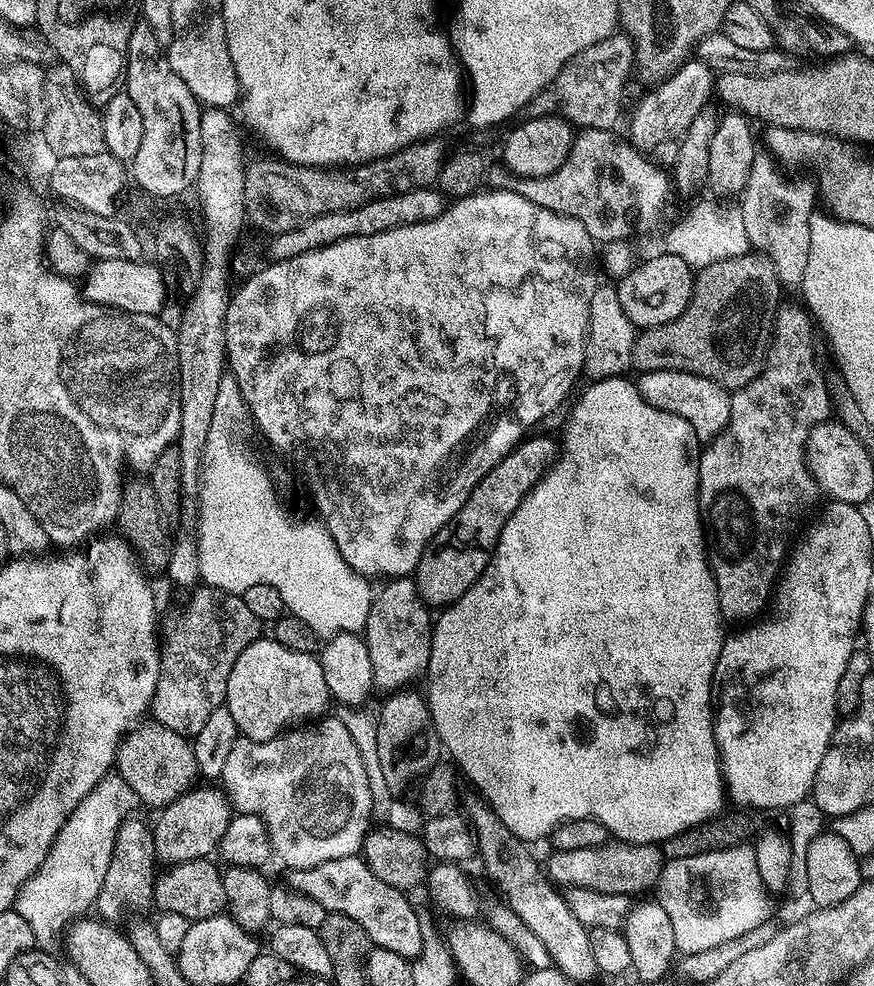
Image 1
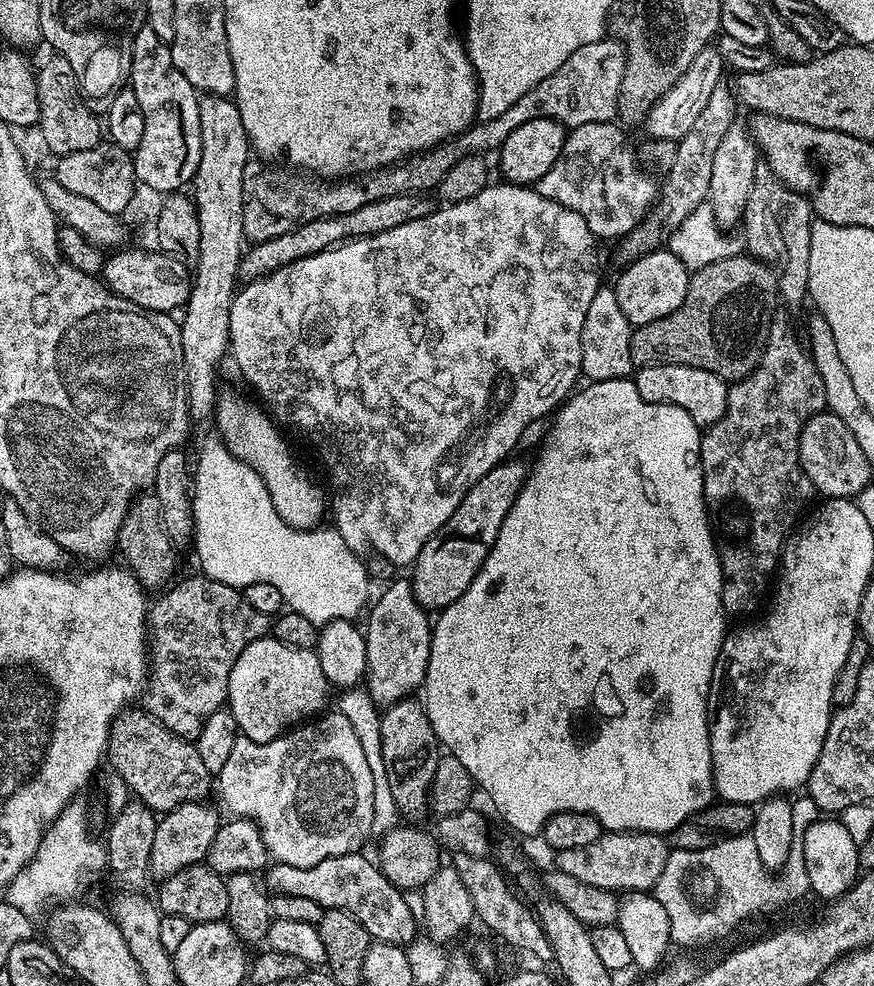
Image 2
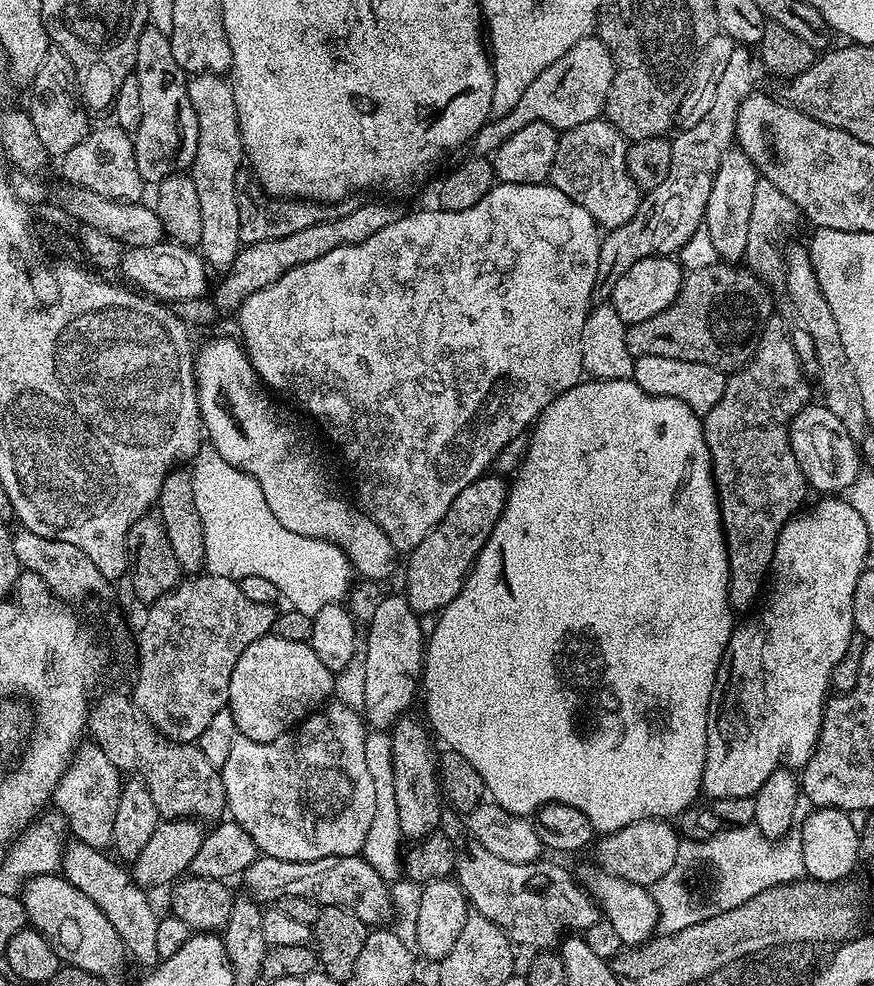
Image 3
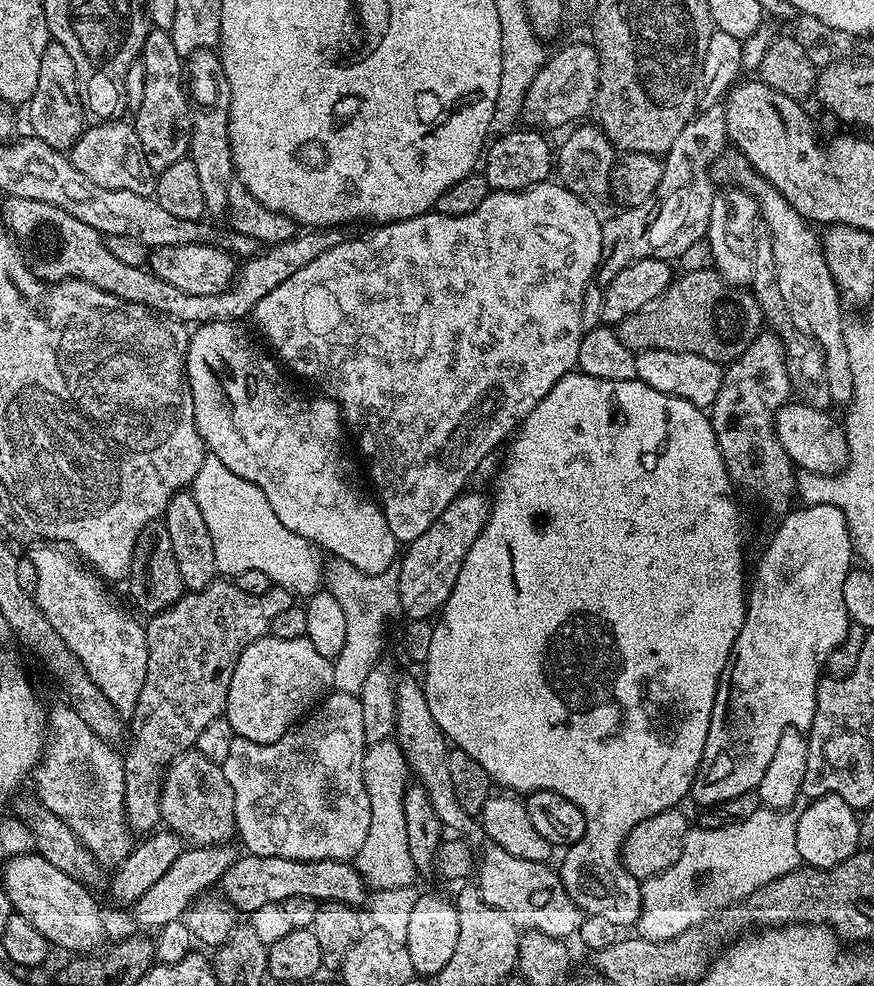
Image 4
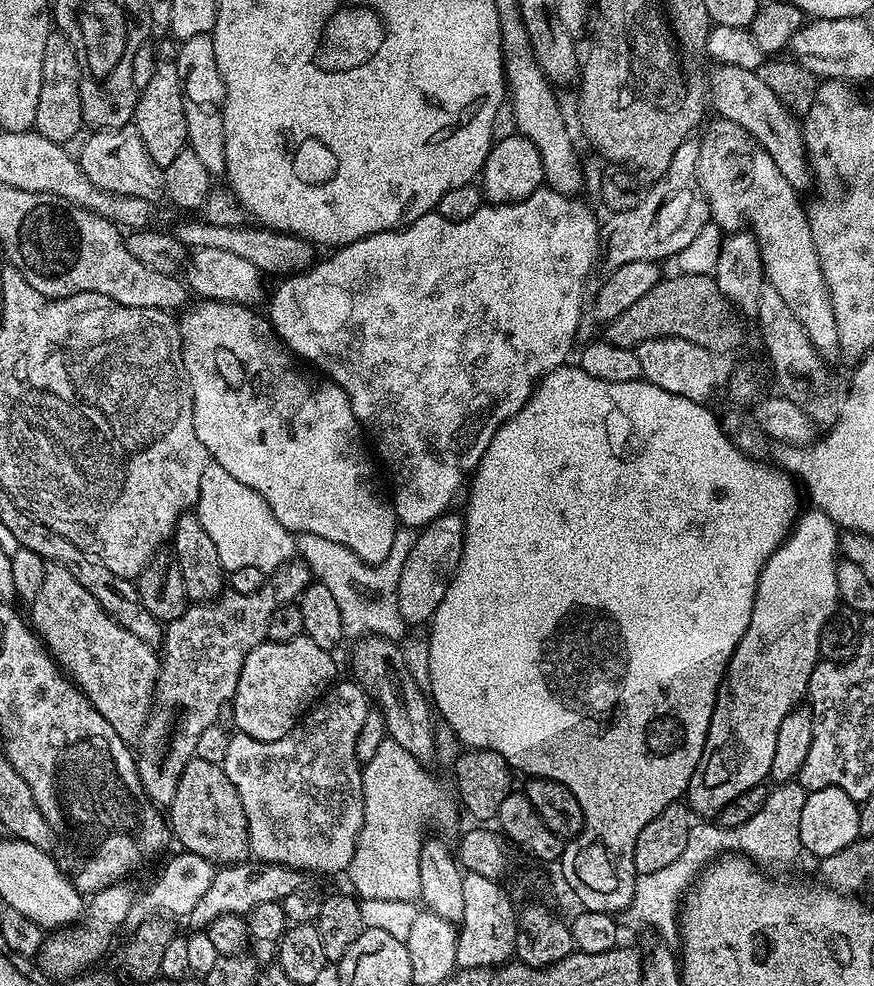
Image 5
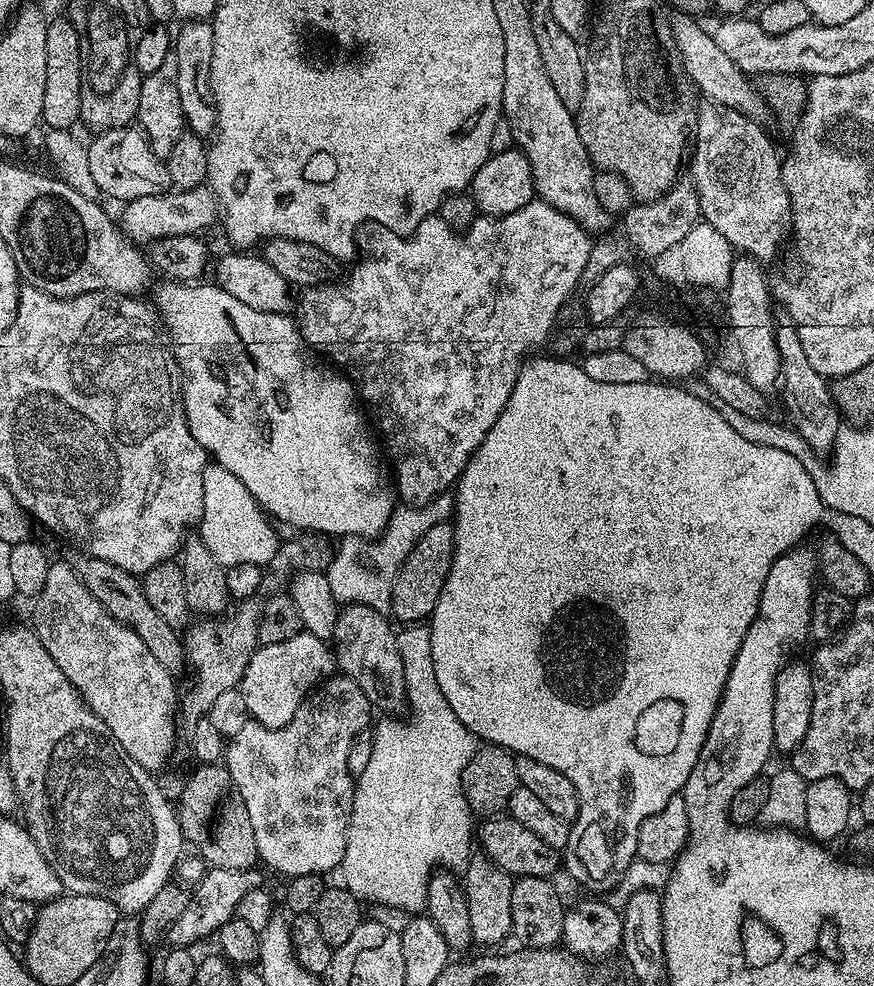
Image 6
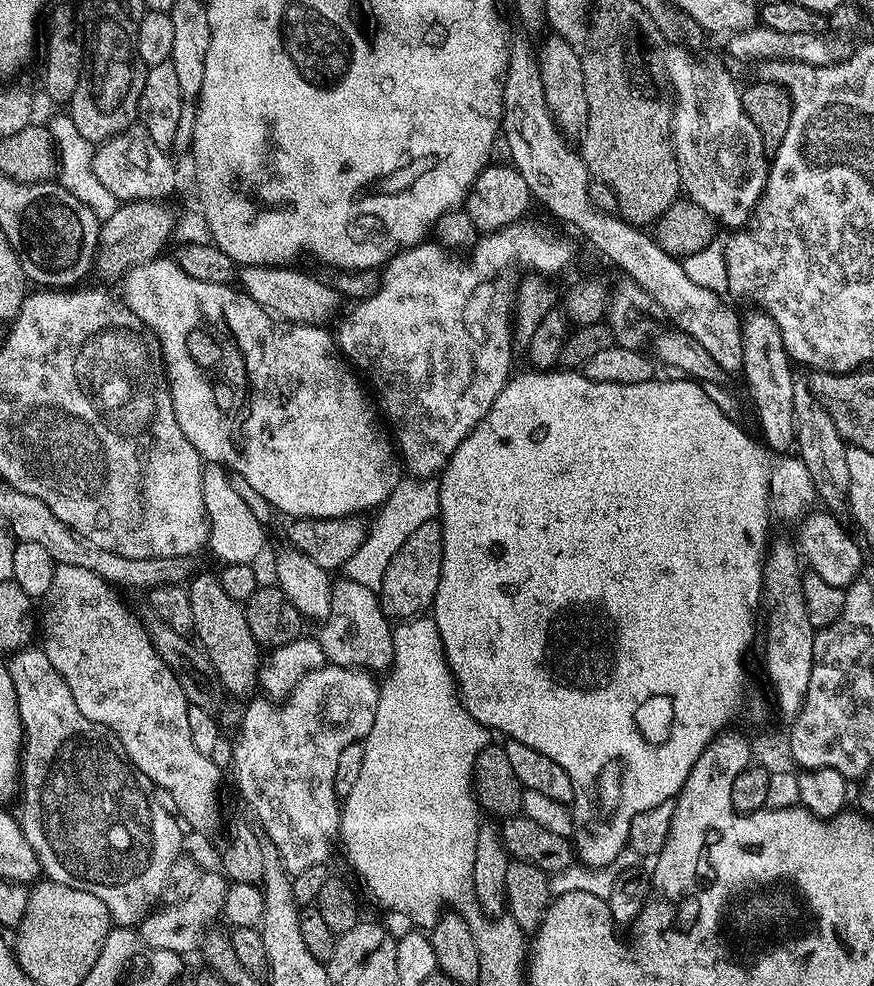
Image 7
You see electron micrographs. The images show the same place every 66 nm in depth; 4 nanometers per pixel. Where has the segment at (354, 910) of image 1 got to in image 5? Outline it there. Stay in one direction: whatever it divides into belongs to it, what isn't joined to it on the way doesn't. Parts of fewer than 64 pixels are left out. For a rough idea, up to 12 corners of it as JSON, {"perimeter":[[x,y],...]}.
{"perimeter":[[249,858],[215,869],[190,920],[207,929],[302,887],[299,868]]}

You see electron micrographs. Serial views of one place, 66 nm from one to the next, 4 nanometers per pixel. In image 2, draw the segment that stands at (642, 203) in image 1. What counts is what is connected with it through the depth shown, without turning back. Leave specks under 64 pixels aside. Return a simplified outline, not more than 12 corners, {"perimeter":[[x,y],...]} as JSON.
{"perimeter":[[616,122],[564,137],[539,196],[615,241],[644,221],[657,181]]}

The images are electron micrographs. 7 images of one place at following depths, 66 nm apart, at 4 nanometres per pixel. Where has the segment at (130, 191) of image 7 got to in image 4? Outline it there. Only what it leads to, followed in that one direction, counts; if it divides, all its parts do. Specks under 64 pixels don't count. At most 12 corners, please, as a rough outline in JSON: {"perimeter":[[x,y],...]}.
{"perimeter":[[135,123],[85,127],[71,162],[98,186],[152,196]]}

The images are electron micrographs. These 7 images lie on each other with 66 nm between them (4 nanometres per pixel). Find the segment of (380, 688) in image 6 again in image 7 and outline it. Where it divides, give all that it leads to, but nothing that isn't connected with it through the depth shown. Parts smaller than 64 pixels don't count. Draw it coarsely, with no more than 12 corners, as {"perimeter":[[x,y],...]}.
{"perimeter":[[353,580],[333,587],[319,625],[324,659],[387,673],[393,625],[379,595]]}

